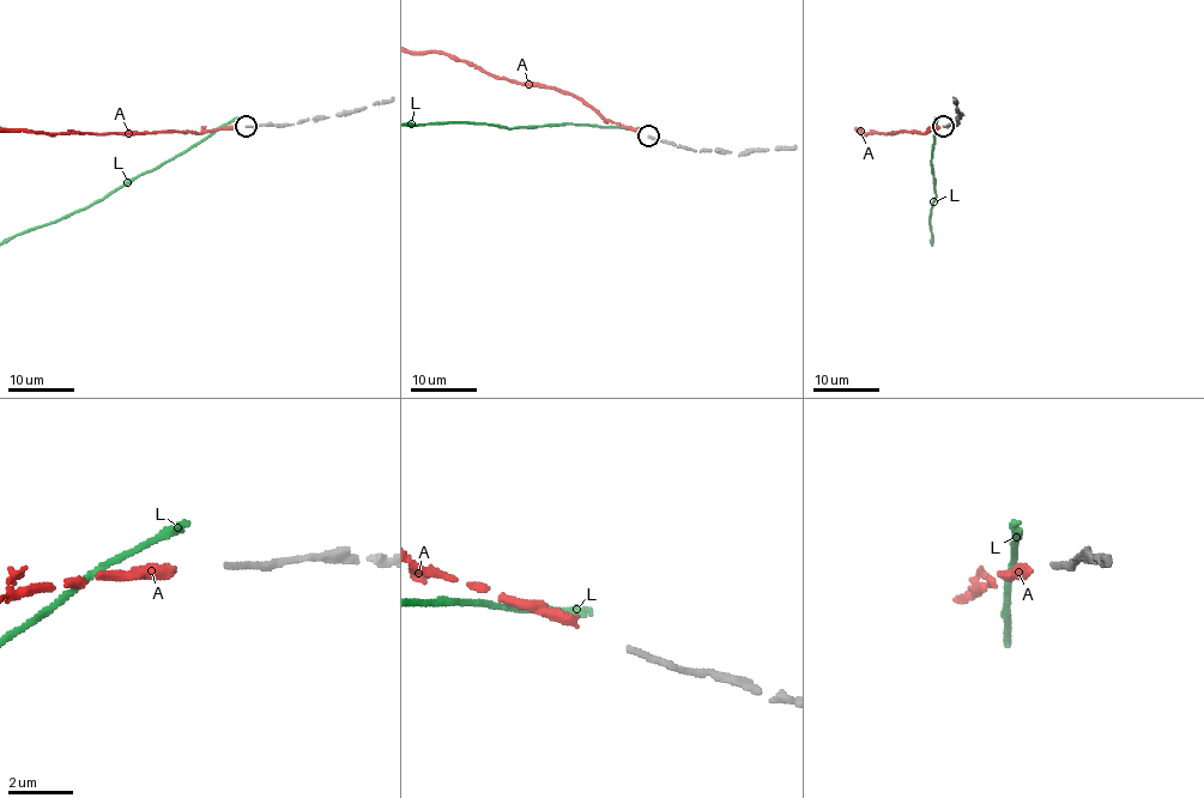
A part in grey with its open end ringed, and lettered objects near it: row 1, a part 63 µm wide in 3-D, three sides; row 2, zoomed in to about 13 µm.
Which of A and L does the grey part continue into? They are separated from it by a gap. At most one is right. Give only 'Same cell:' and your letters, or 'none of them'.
Same cell: A

